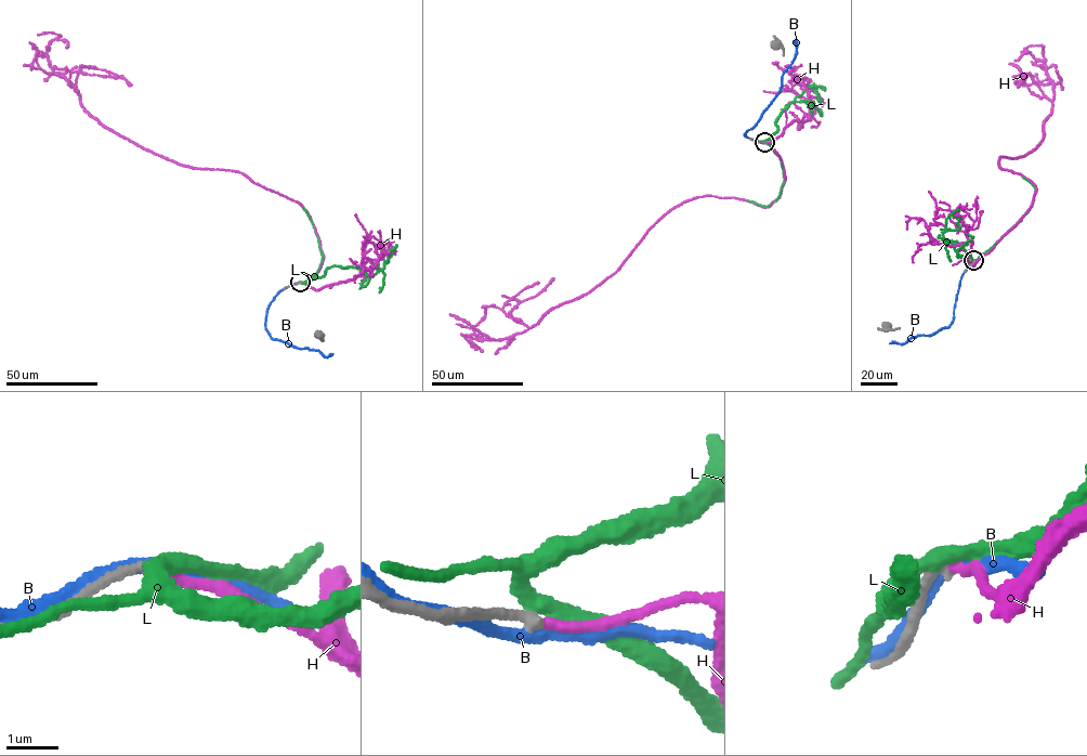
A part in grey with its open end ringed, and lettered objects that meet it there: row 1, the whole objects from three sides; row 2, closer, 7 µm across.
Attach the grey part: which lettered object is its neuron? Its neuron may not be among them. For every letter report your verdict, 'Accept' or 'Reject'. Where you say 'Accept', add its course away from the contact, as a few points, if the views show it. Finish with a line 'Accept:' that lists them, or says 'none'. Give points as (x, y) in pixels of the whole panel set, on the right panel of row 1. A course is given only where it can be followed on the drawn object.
B: Reject
H: Reject
L: Reject
Accept: none

